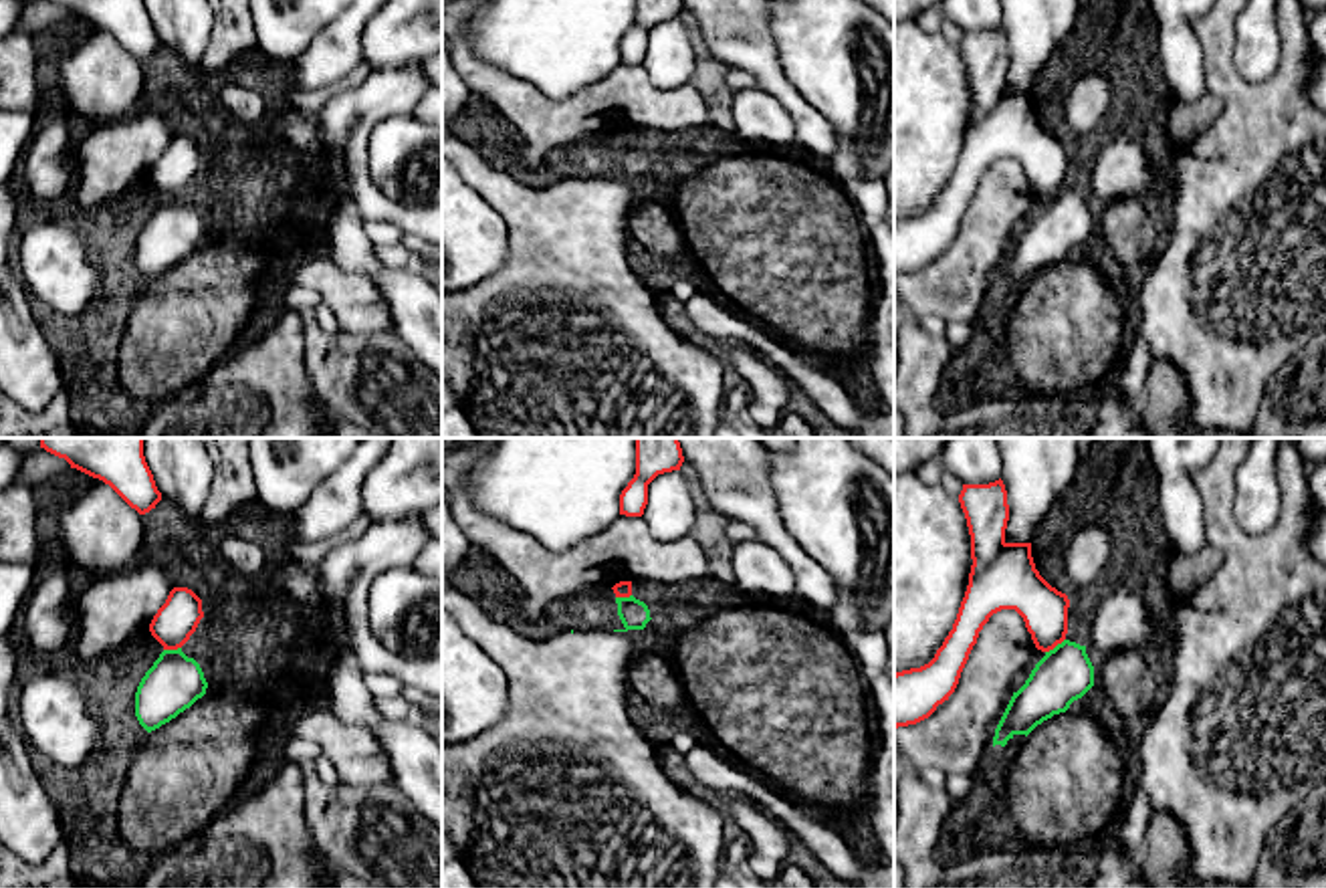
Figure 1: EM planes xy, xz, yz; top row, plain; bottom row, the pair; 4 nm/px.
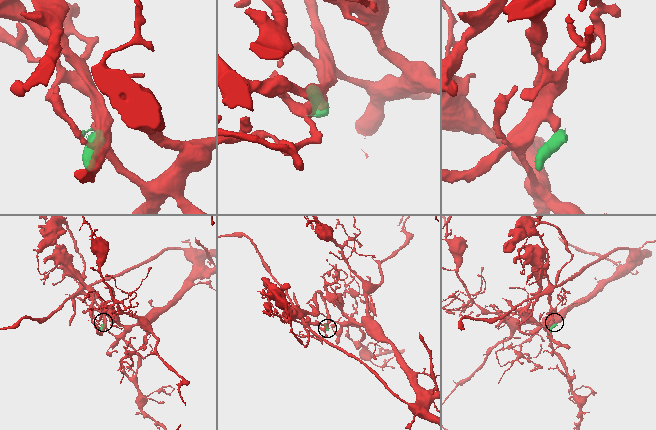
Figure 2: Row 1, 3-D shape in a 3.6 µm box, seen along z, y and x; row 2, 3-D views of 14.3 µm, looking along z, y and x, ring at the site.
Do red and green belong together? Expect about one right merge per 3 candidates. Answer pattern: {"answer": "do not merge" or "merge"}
{"answer": "do not merge"}

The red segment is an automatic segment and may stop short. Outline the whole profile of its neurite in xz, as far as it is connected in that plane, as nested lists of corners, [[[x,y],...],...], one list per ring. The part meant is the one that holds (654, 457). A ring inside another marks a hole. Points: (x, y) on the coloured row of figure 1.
[[[636,438],[636,474],[620,494],[620,515],[642,517],[648,484],[658,474],[680,470],[682,462],[678,438]]]

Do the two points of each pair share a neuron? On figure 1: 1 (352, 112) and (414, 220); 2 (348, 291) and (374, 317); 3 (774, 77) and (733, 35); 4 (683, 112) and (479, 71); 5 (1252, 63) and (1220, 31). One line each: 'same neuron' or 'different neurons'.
1: same neuron
2: same neuron
3: same neuron
4: same neuron
5: different neurons

